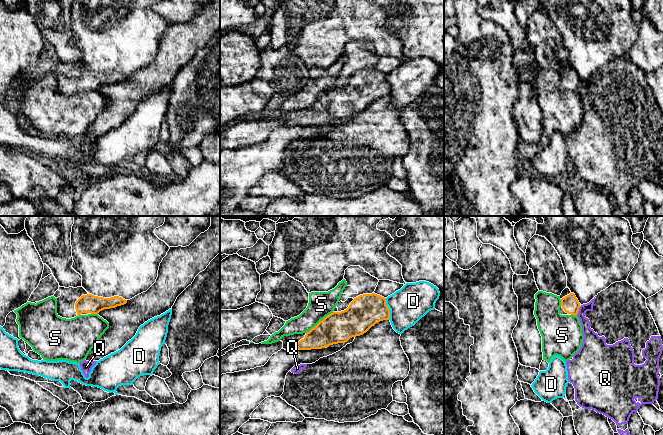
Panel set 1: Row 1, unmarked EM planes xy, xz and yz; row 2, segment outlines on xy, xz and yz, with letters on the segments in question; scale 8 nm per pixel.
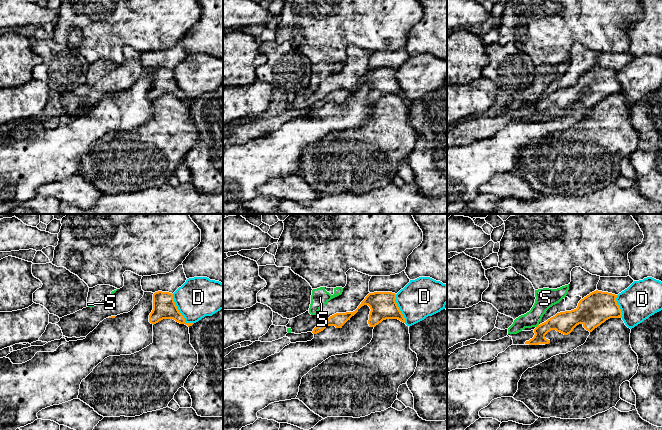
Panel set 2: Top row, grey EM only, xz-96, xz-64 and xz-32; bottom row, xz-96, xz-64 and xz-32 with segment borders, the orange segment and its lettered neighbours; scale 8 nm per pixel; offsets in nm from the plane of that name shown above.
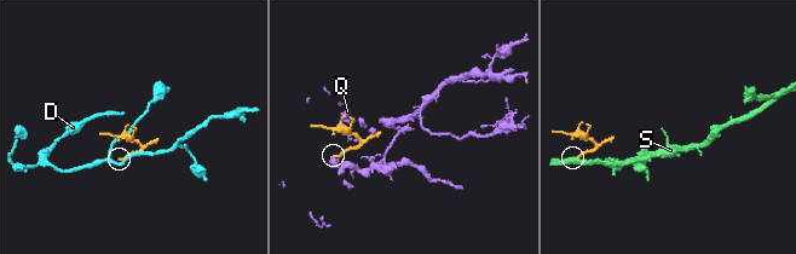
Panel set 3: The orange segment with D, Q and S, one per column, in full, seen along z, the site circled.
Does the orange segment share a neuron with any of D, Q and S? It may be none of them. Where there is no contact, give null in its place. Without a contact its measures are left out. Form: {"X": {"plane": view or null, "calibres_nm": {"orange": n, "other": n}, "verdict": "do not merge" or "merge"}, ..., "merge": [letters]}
{"D": {"plane": "xz", "calibres_nm": {"orange": 260, "other": 300}, "verdict": "do not merge"}, "Q": {"plane": "yz", "calibres_nm": {"orange": 140, "other": 120}, "verdict": "do not merge"}, "S": {"plane": "xz", "calibres_nm": {"orange": 260, "other": 200}, "verdict": "do not merge"}, "merge": []}

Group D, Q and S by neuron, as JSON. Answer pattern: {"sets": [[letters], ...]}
{"sets": [["D"], ["Q"], ["S"]]}

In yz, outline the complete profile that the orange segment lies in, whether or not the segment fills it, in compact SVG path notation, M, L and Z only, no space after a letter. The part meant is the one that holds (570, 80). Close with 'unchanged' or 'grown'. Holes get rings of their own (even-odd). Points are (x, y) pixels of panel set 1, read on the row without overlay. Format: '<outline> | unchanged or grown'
M568 63L562 67L560 75L561 75L561 83L560 83L561 91L576 92L578 90L581 80L579 79L575 70L572 69Z | grown

